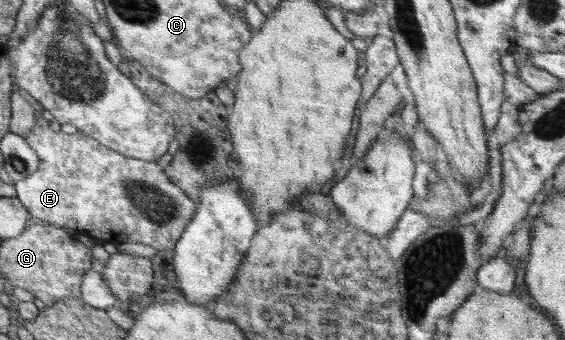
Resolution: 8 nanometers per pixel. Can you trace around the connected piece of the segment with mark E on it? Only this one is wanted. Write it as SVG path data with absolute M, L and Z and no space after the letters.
M52 125L49 128L35 126L25 139L35 147L41 166L35 175L26 181L16 183L18 196L28 207L30 215L45 223L59 227L69 227L75 232L87 234L102 242L125 244L140 242L157 250L170 250L179 241L186 227L198 212L198 204L176 183L171 182L166 171L157 163L133 158L113 150L95 140L93 136L78 131L67 134Z

